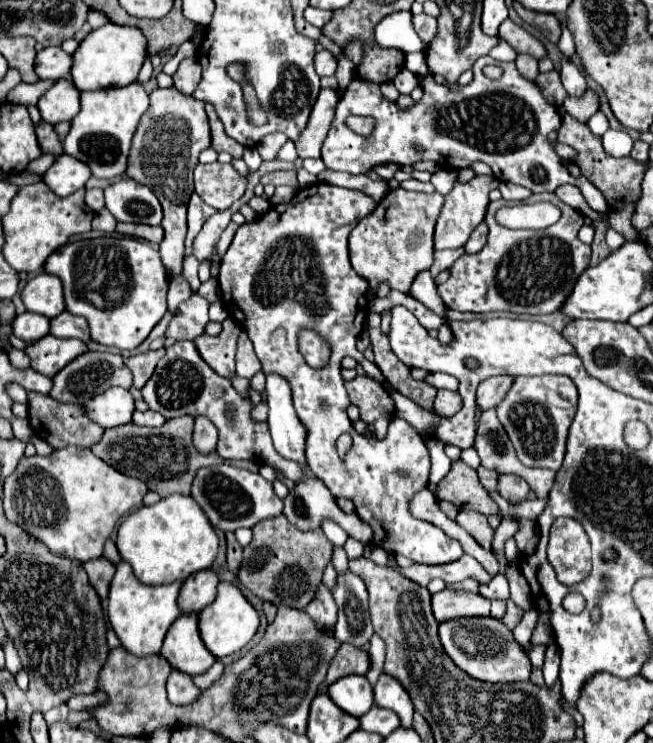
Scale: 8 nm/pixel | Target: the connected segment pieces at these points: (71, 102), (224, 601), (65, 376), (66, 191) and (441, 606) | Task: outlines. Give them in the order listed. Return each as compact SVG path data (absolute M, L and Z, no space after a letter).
M60 79L46 91L46 95L40 97L38 109L42 119L52 125L72 121L72 117L80 111L80 91L68 79Z
M222 581L218 585L218 595L216 595L214 603L198 613L200 637L216 659L238 653L244 645L248 645L252 641L258 627L260 627L258 611L250 605L250 601L242 595L242 591L234 583L228 583L228 581Z
M88 351L74 361L70 361L56 377L52 377L54 387L50 391L50 397L60 401L60 403L88 403L92 397L104 393L106 389L118 385L124 389L132 387L132 373L124 365L122 357L116 353L98 353L98 351Z
M62 153L54 161L54 165L44 173L44 183L58 197L66 197L66 195L72 195L74 191L82 189L90 177L92 177L92 171L88 169L88 165Z
M444 589L432 595L432 613L440 623L456 617L472 617L472 615L502 619L506 613L506 601L486 599L478 593L468 593L468 591Z

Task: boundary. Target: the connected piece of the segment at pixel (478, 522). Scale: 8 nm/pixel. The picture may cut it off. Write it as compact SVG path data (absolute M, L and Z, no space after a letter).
M460 511L458 517L456 517L456 523L460 527L464 527L476 539L478 545L482 545L486 551L490 549L492 537L494 537L494 529L490 529L490 525L488 525L484 515L480 515L476 511Z

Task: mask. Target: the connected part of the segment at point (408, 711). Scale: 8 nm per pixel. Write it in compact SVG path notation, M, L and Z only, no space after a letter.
M382 673L378 677L378 683L374 685L374 701L380 707L392 709L400 717L402 727L412 727L414 705L410 701L410 695L406 693L406 689L400 685L400 681Z

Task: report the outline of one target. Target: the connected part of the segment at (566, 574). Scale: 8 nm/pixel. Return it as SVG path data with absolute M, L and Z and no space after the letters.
M558 517L550 529L548 561L552 563L558 581L564 585L580 583L592 569L590 541L580 521Z

